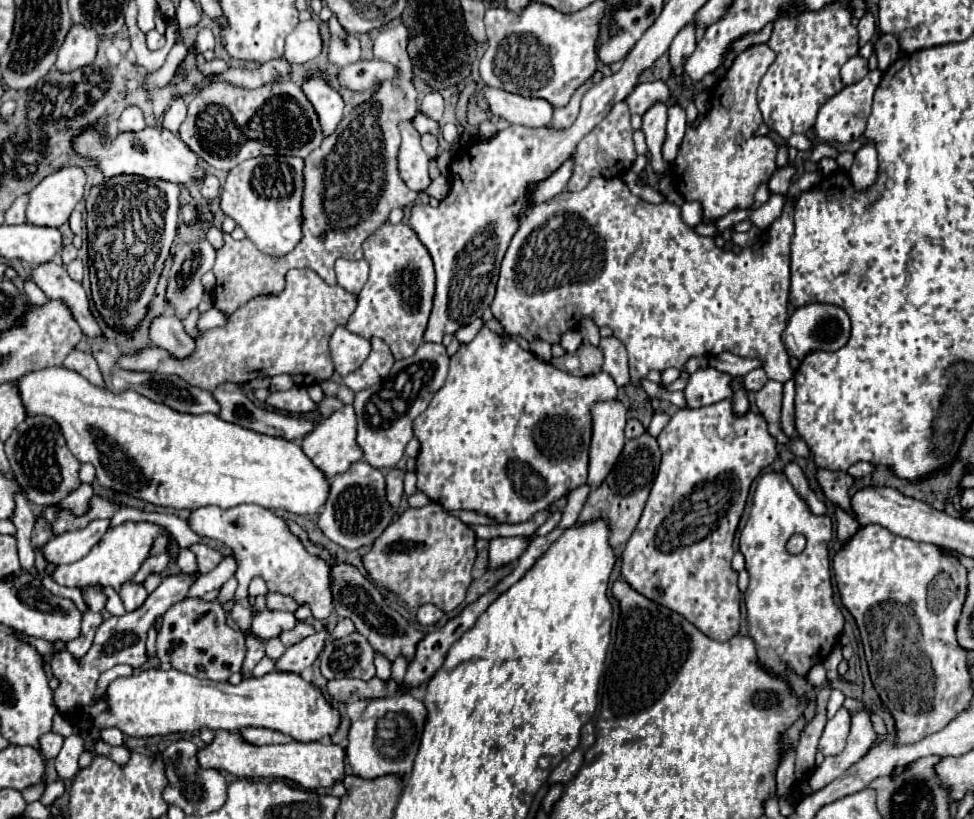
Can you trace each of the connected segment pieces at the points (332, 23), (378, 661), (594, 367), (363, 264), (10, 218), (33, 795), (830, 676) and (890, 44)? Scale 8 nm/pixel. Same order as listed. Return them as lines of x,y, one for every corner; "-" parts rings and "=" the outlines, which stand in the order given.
335,15
329,19
329,27
331,27
331,45
329,45
329,61
335,65
349,65
359,61
359,41
343,41
345,29
339,25
339,21
335,19
=
377,653
377,657
375,657
375,667
377,667
377,675
379,675
379,679
389,679
389,675
391,675
391,663
389,663
389,659
383,659
383,655
379,655
=
583,343
577,353
575,353
581,361
581,367
579,367
579,375
593,375
593,373
599,373
601,367
603,367
603,353
599,347
593,347
591,343
=
339,259
335,263
335,273
337,273
337,283
343,289
347,289
353,295
359,295
359,291
363,289
369,277
369,263
365,259
359,259
359,261
=
21,195
21,197
15,199
15,203
5,213
5,223
7,225
21,225
21,223
25,223
25,207
27,207
27,201
29,201
27,195
=
41,781
41,783
35,783
35,785
31,785
31,787
25,787
25,789
21,791
21,795
23,795
23,799
25,799
27,803
33,803
33,801
39,801
39,799
41,799
43,791
45,791
45,783
=
837,647
837,649
829,655
829,659
823,663
823,665
825,665
825,669
827,669
827,681
829,681
829,683
833,683
835,679
839,679
838,665
839,661
841,661
841,657
839,657
837,653
841,653
841,649
839,649
839,647
=
879,33
875,39
875,55
877,55
881,71
885,71
897,59
897,53
899,53
899,43
895,35

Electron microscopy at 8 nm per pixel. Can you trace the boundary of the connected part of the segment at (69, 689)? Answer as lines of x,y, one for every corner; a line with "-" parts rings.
199,571
195,575
167,575
163,577
161,585
145,599
145,603
131,611
125,613
121,617
109,617
107,621
101,623
101,627
95,633
93,645
87,651
87,655
83,655
83,659
75,659
75,655
71,655
67,649
59,651
53,659
51,659
51,671
53,677
59,681
59,687
55,689
55,705
59,709
61,715
73,715
79,707
85,705
93,705
95,703
95,689
97,689
97,681
101,677
101,673
105,673
107,669
115,667
115,665
129,665
133,669
141,669
147,663
147,653
145,653
145,641
147,641
147,631
153,627
155,619
159,615
163,615
173,603
181,601
187,597
189,587
199,579

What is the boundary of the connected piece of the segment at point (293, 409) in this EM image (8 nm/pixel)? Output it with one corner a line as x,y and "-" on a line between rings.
293,387
289,391
269,393
267,405
289,413
309,413
315,409
315,403
309,399
305,387

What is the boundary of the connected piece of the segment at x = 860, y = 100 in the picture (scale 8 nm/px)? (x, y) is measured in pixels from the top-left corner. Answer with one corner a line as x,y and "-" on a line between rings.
871,71
859,83
853,83
853,85
845,87
841,93
837,93
835,97
831,97
821,107
821,111
817,115
817,121
815,121
817,137
823,139
823,141
839,141
839,143
849,143
849,141
859,139
865,131
865,123
867,123
867,117
869,117
869,111
871,111
873,93
875,93
879,81
881,81
881,71

